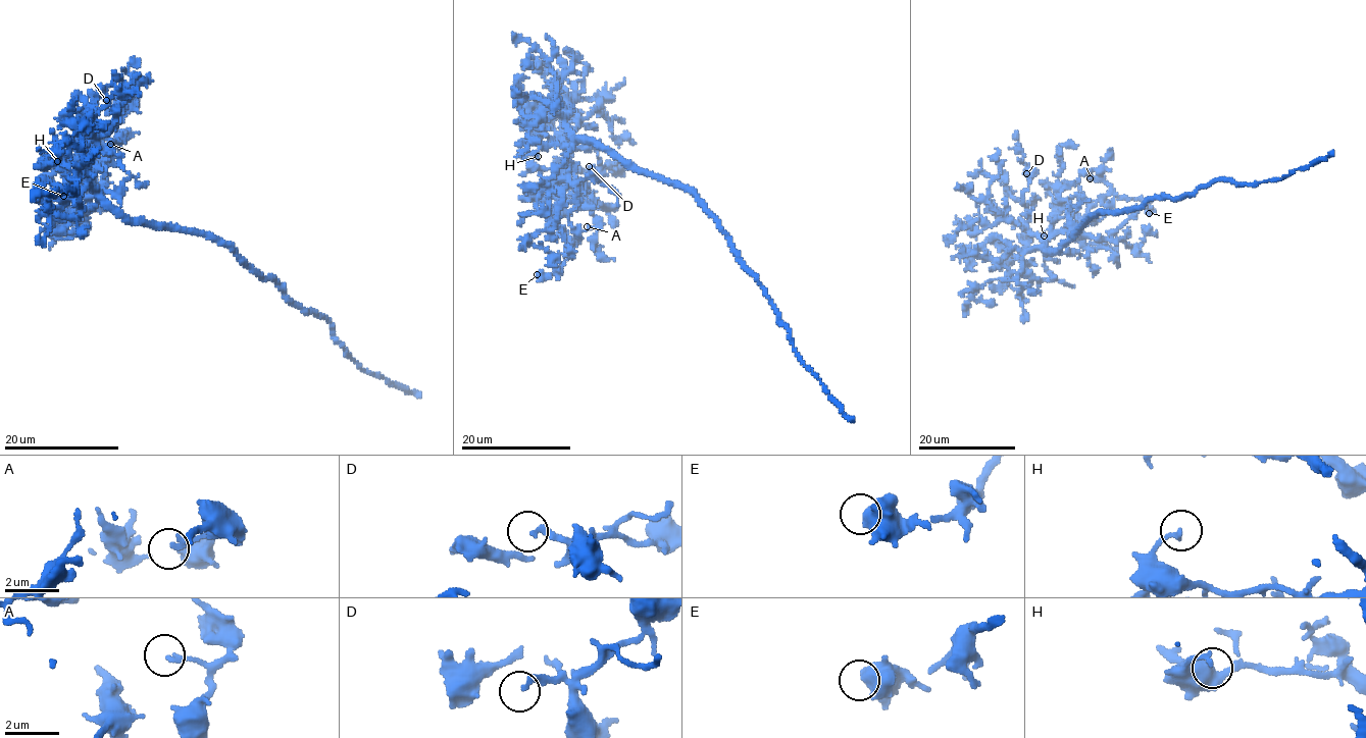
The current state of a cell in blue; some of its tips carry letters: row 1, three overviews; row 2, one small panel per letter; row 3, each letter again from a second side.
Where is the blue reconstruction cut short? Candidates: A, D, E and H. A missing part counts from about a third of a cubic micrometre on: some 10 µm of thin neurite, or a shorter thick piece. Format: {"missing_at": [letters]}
{"missing_at": []}

